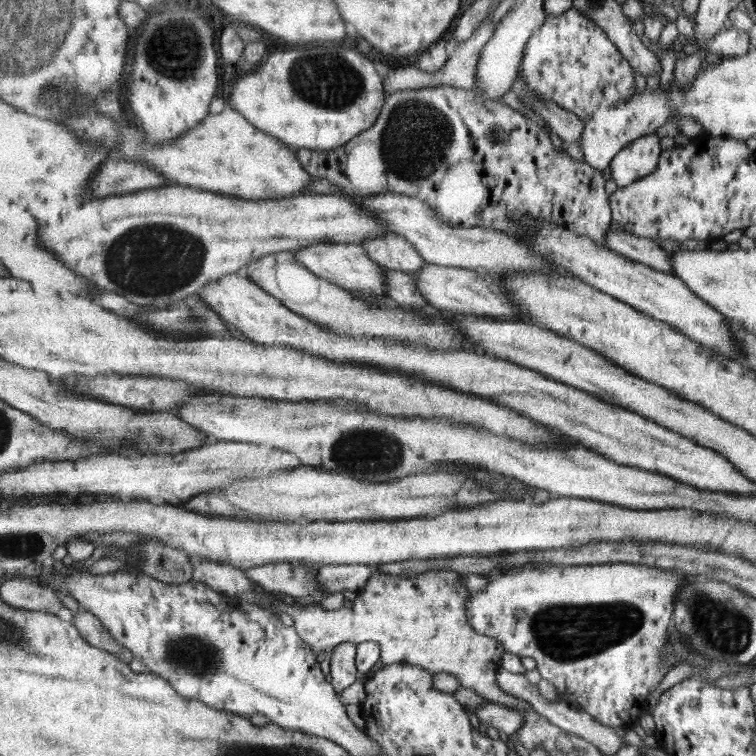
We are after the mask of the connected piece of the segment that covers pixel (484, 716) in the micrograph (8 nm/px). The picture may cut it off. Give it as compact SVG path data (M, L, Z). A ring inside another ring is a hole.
M484 702L472 711L482 725L504 738L515 734L523 726L523 716L517 710L503 704Z

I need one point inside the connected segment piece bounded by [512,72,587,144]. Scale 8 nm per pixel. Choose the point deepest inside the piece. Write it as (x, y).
(570, 128)

